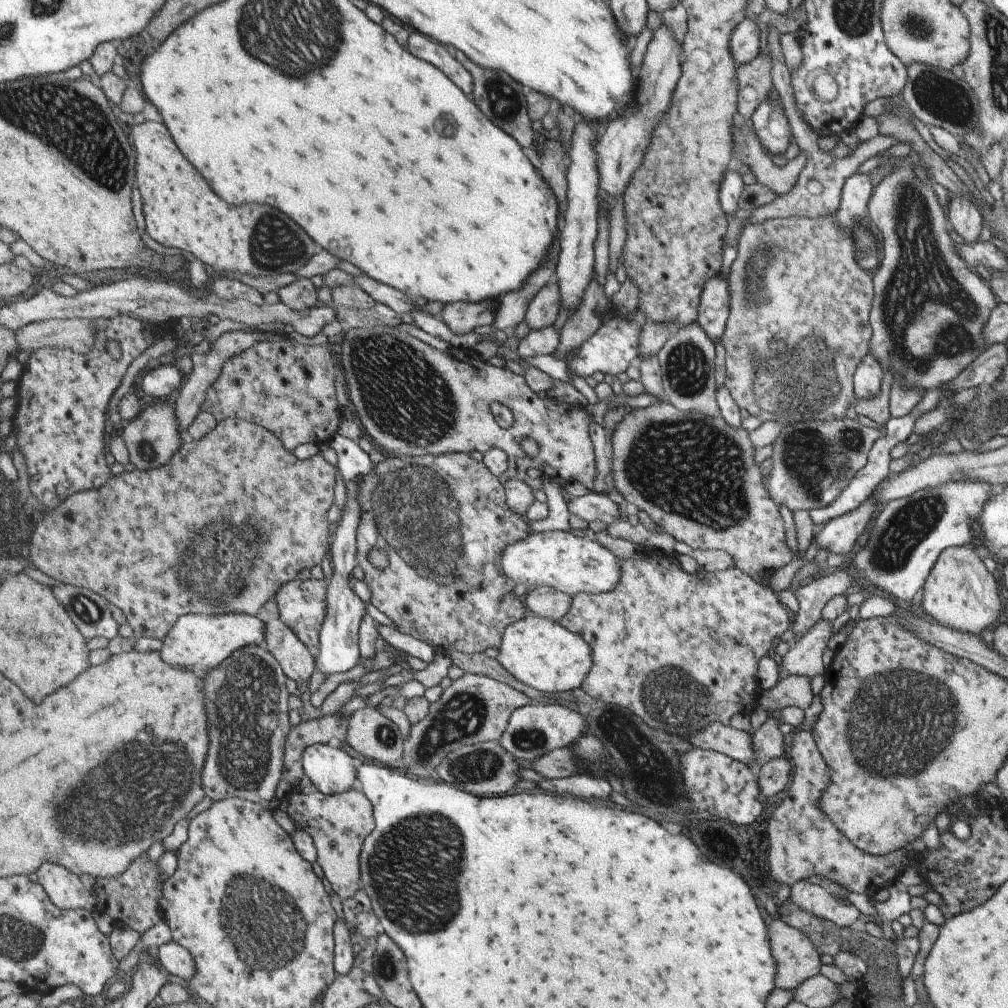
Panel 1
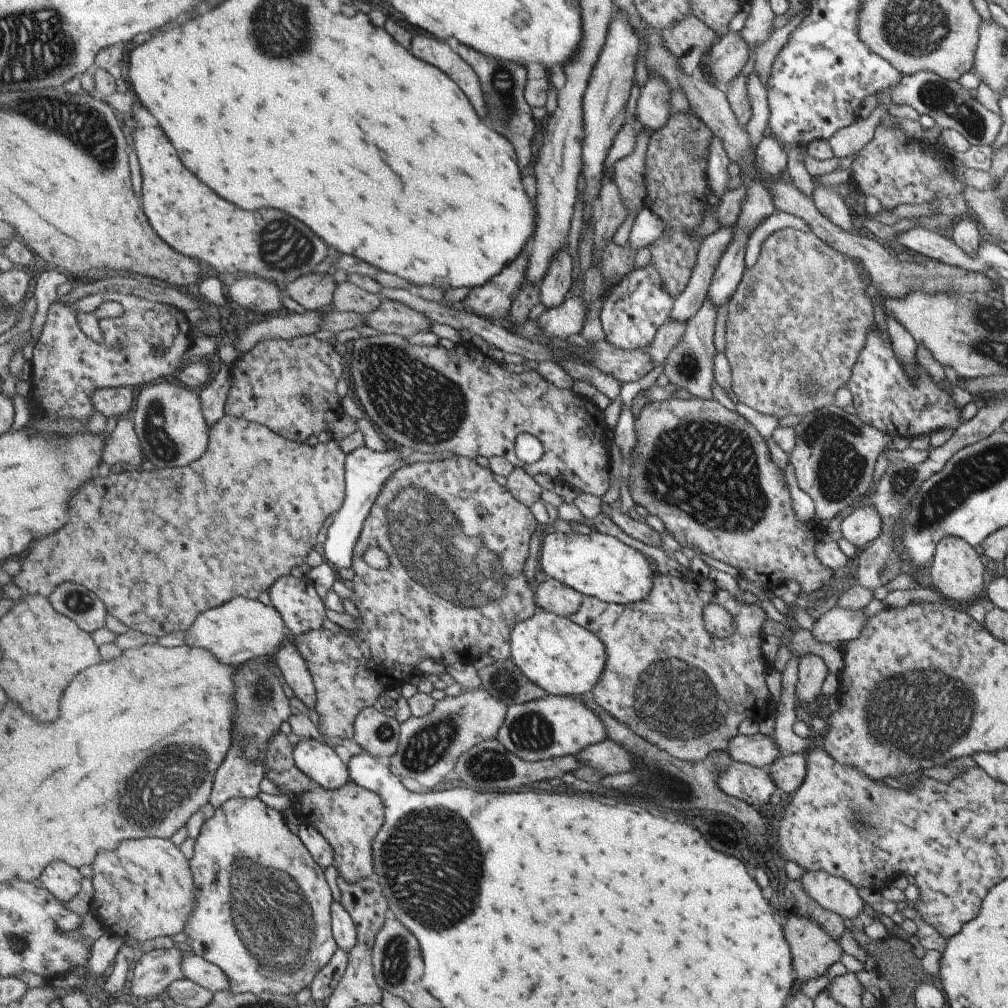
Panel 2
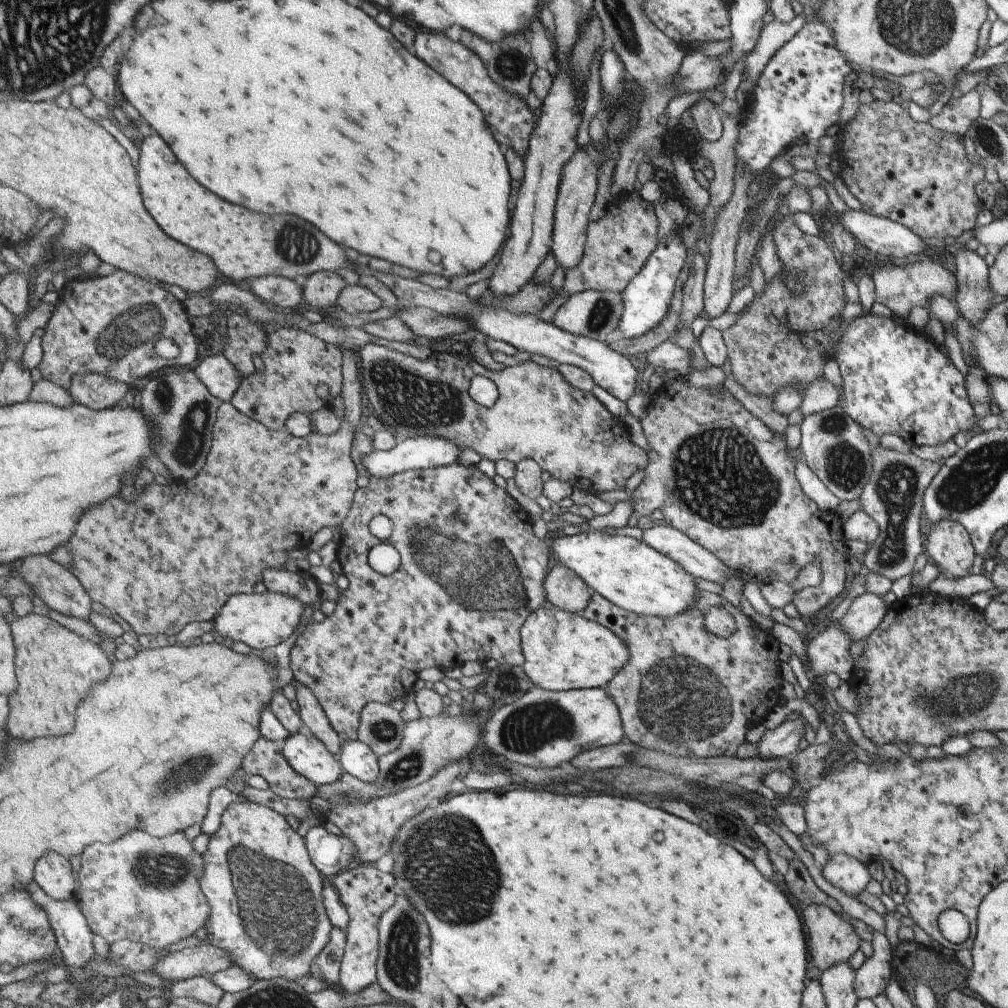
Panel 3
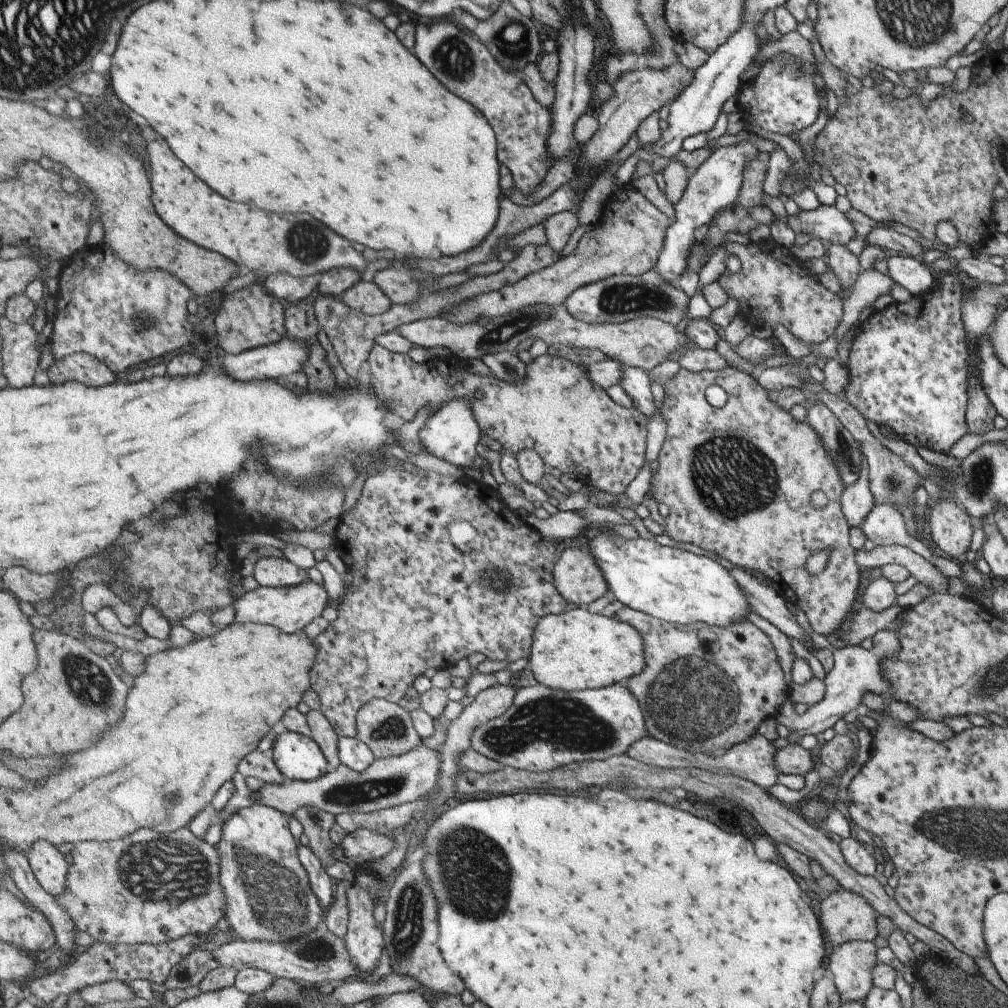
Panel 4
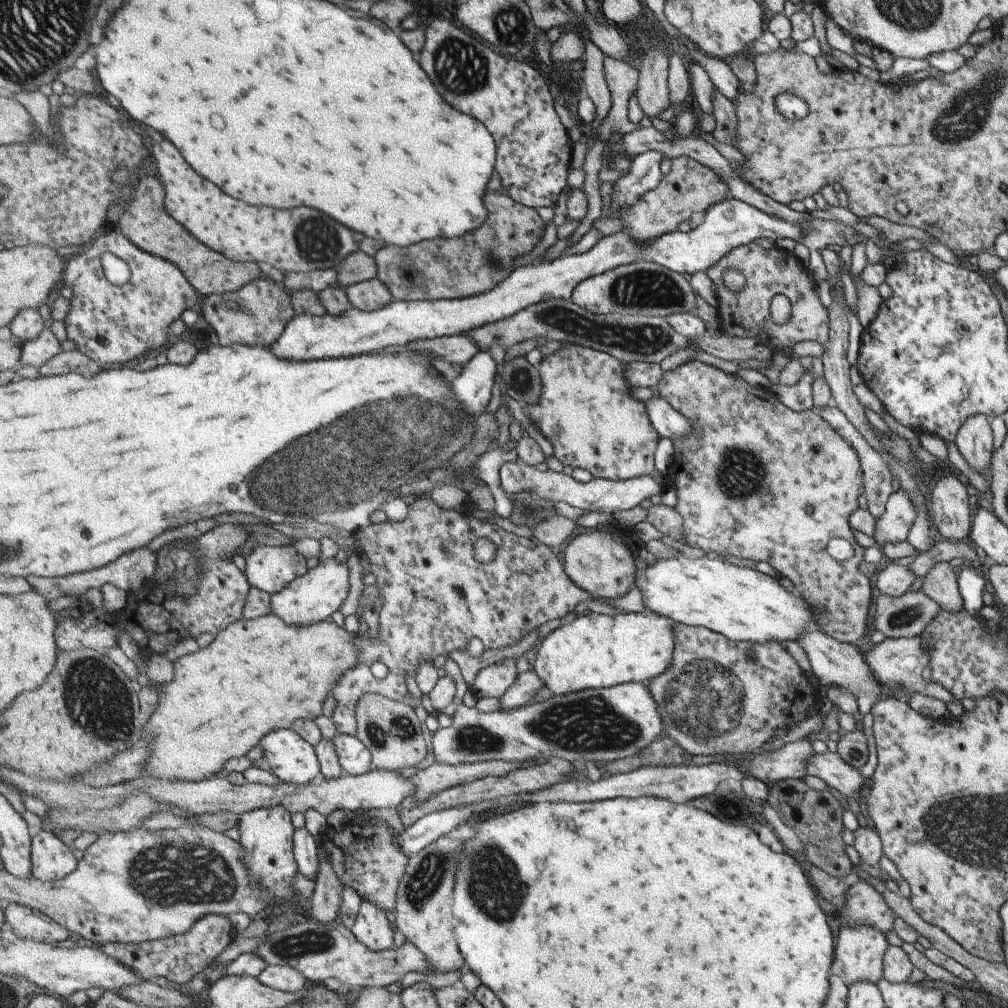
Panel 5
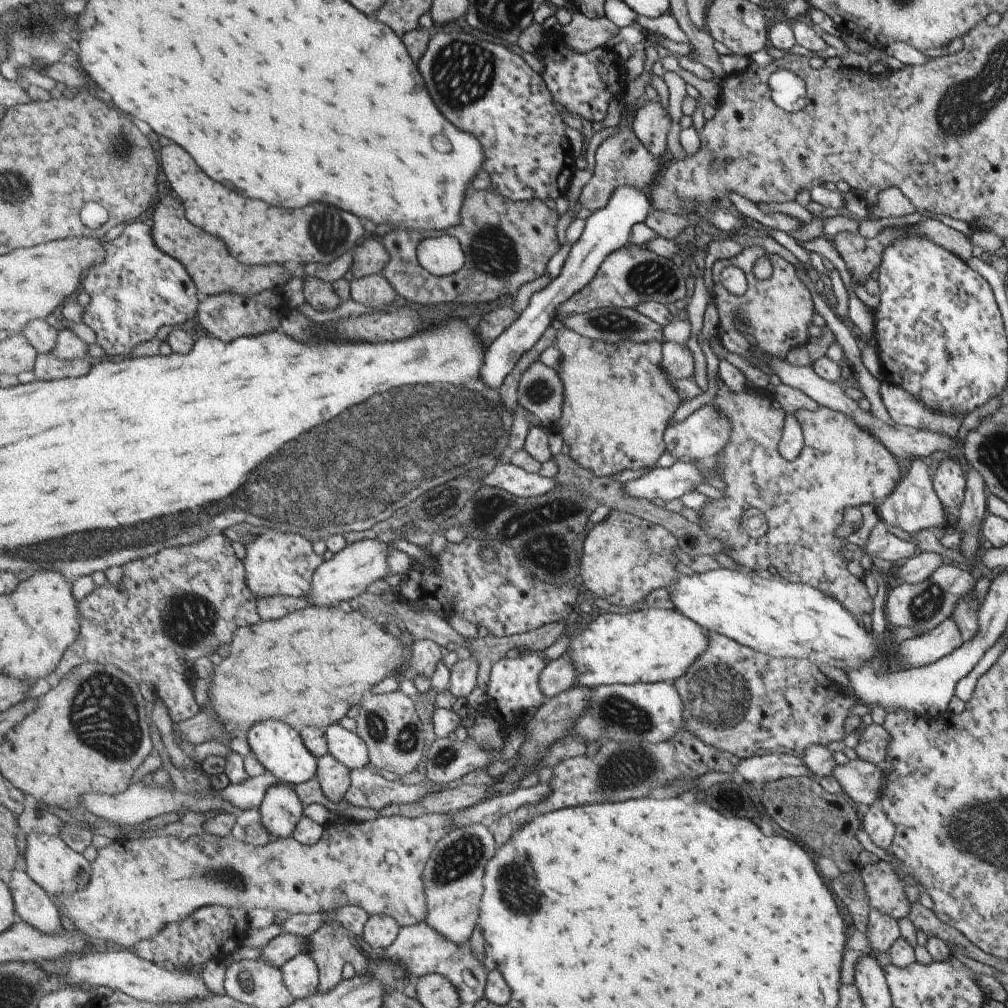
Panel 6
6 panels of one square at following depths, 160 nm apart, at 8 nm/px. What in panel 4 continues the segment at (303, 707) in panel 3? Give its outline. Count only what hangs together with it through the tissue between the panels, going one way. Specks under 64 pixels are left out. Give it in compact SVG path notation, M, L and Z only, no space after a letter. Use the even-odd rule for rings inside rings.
M311 710L307 716L312 728L312 737L320 744L324 755L328 758L329 772L337 770L342 765L339 749L341 736L321 710Z

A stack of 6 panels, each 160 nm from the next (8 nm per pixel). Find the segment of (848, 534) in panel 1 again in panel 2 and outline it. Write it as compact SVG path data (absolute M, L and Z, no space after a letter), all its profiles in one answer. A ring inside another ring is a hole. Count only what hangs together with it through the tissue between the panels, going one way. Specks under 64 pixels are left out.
M859 507L850 513L848 516L843 517L840 522L840 532L841 536L850 542L857 548L859 552L865 550L865 546L869 544L874 538L877 538L877 535L880 533L881 519L879 515L874 512L871 507Z

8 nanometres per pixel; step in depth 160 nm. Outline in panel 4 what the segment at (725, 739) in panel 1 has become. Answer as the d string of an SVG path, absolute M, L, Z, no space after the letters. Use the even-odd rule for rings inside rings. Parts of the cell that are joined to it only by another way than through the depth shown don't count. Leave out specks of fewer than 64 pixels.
M877 631L872 637L872 646L869 650L860 645L848 645L840 649L834 649L829 642L826 642L822 635L813 632L807 633L811 638L812 648L819 650L826 648L833 656L833 666L826 673L823 682L824 695L819 702L812 704L803 715L796 715L793 712L792 701L785 701L779 708L778 721L791 730L787 736L793 744L799 742L805 734L819 734L826 728L831 728L839 718L845 716L847 712L860 708L861 698L867 692L878 694L890 701L894 692L890 684L882 677L882 668L880 661L884 657L895 657L899 652L901 645L898 642L897 634L891 631Z

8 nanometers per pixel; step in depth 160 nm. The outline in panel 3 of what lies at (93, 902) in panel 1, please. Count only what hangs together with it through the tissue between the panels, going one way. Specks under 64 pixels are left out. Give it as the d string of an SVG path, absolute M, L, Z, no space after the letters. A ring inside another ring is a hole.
M53 852L43 855L36 864L34 879L46 893L56 899L73 899L78 887L68 858Z

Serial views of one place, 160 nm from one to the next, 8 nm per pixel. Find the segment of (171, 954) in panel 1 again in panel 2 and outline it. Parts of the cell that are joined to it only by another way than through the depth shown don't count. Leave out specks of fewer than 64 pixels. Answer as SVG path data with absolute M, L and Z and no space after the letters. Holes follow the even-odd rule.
M186 952L183 963L184 976L204 986L212 993L229 991L231 981L228 974L205 957Z

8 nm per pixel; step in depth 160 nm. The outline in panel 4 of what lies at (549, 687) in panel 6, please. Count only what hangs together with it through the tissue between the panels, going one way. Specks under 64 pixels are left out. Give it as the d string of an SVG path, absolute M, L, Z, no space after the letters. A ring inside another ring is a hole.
M511 682L508 685L495 685L494 687L488 688L476 696L473 702L465 707L462 713L452 722L447 724L446 740L444 745L441 746L443 754L443 762L441 764L441 775L438 779L441 791L437 794L431 794L431 791L426 795L429 798L432 797L429 805L429 809L432 807L443 804L447 798L454 796L456 793L456 782L457 776L459 776L459 756L471 746L471 739L473 731L481 724L493 720L495 717L503 716L511 705L514 703L516 694L518 693L519 687L515 682Z

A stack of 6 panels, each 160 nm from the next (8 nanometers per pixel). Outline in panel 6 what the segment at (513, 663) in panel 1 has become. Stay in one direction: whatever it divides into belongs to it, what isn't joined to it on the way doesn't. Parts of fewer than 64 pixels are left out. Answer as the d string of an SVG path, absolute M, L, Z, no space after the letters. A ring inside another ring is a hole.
M637 609L625 614L602 612L595 621L574 638L566 653L578 668L578 684L573 687L588 686L592 689L601 685L623 683L674 682L681 678L692 662L704 651L708 644L707 630L682 615L677 609Z

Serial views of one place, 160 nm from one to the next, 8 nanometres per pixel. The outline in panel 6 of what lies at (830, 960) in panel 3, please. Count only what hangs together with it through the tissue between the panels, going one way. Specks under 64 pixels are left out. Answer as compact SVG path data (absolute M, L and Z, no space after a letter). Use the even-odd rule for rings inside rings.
M879 860L859 868L859 871L871 909L894 919L908 915L910 903L903 891L907 882L899 879L890 863Z

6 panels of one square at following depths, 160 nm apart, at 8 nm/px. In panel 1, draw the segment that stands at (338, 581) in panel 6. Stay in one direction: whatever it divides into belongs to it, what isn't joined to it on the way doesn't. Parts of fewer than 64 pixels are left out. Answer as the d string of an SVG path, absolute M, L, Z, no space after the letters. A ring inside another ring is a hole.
M191 613L183 615L163 639L164 645L160 655L172 667L185 667L205 678L210 671L224 663L235 651L253 645L265 645L266 623L247 613L225 613L207 615Z

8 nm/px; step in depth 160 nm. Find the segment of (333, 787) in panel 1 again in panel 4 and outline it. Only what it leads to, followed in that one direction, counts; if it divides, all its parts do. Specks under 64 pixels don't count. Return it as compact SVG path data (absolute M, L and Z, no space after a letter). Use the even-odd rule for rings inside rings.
M280 729L270 753L284 776L290 779L312 781L329 772L328 758L312 736Z

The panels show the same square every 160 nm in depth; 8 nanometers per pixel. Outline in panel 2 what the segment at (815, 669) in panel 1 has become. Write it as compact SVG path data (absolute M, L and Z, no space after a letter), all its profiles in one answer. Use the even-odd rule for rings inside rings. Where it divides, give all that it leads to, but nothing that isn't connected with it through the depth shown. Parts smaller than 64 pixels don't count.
M833 607L814 622L812 637L819 642L840 643L856 638L868 618L863 609Z

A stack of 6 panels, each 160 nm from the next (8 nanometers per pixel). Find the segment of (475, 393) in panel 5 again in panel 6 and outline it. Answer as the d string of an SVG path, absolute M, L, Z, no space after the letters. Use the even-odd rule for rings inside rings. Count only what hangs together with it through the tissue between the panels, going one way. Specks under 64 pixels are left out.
M635 187L618 188L609 204L601 210L594 211L586 219L585 228L578 240L571 246L561 272L556 279L534 293L522 312L521 318L512 324L497 340L494 340L487 351L486 361L481 374L484 383L492 389L501 388L505 376L517 366L517 362L527 354L545 334L558 308L572 296L583 290L596 276L604 260L623 245L630 242L630 230L633 224L643 221L651 209L647 192Z

